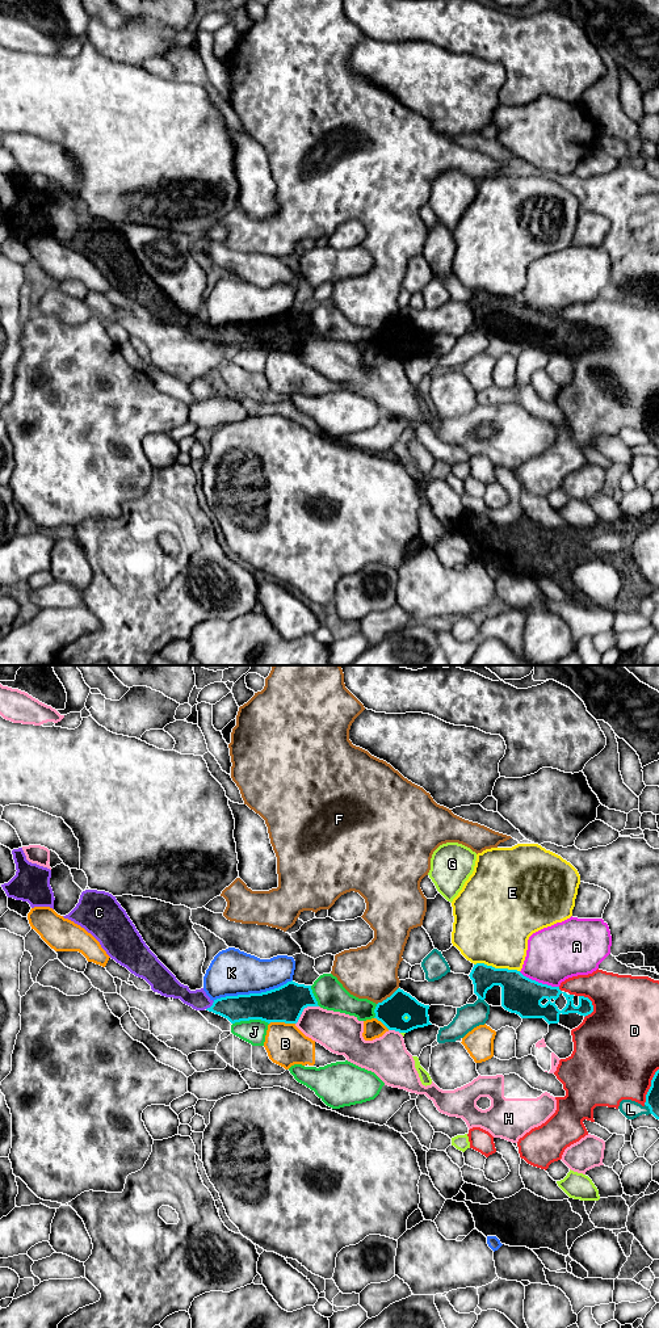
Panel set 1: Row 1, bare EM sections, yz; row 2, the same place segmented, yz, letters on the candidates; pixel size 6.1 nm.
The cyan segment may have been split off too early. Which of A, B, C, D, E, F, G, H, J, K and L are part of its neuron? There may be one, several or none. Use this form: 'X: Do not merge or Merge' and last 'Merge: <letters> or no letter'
A: Do not merge
B: Do not merge
C: Merge
D: Do not merge
E: Do not merge
F: Do not merge
G: Do not merge
H: Do not merge
J: Do not merge
K: Do not merge
L: Do not merge
Merge: C

